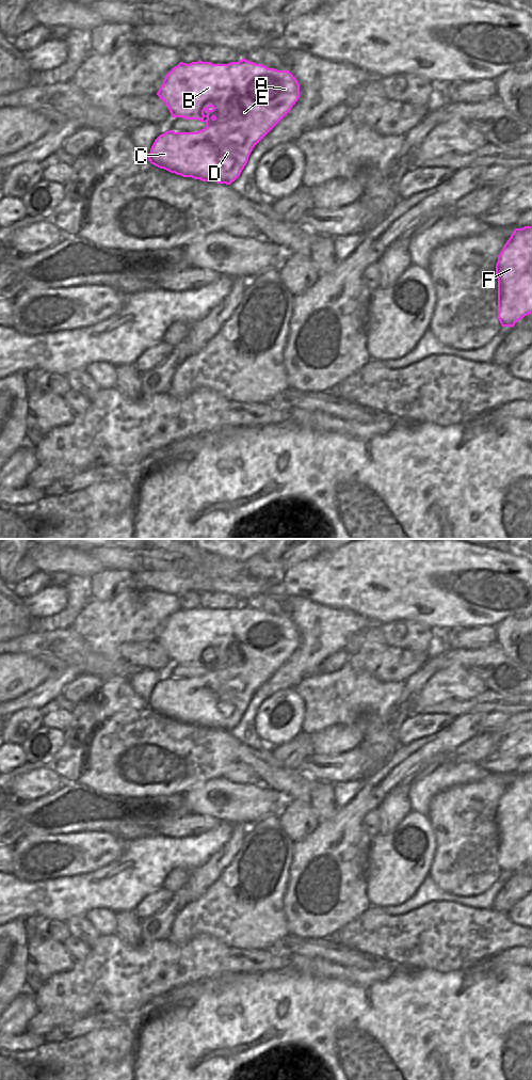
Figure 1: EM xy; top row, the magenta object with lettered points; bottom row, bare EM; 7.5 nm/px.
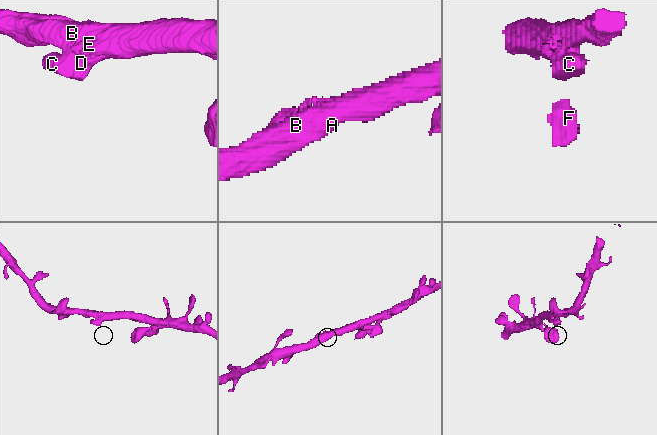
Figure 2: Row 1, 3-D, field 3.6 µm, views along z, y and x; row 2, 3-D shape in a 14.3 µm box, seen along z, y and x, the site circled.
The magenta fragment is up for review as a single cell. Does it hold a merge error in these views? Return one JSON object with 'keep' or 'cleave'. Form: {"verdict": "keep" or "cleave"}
{"verdict": "keep"}

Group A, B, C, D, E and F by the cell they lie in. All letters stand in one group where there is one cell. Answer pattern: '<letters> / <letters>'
A B C D E F

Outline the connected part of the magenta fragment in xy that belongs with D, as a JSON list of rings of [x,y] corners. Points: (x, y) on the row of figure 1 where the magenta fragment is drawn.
[[[244,58],[239,62],[230,62],[228,64],[213,64],[211,62],[203,62],[199,60],[198,62],[192,62],[190,64],[180,62],[177,66],[172,68],[165,76],[163,84],[159,89],[157,95],[167,106],[173,118],[183,117],[186,120],[198,120],[200,122],[205,122],[206,127],[196,132],[175,132],[173,130],[168,130],[160,134],[155,140],[150,148],[150,153],[148,155],[148,160],[150,163],[183,177],[192,177],[203,181],[215,181],[217,184],[230,185],[240,176],[242,170],[248,161],[248,157],[253,148],[289,113],[291,108],[295,105],[300,97],[300,84],[289,70],[269,68],[262,64],[249,62]]]

